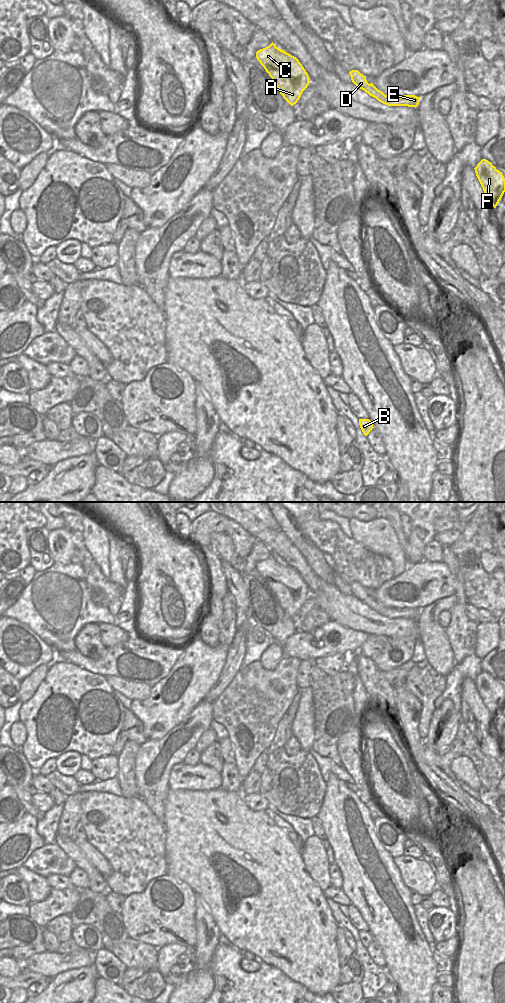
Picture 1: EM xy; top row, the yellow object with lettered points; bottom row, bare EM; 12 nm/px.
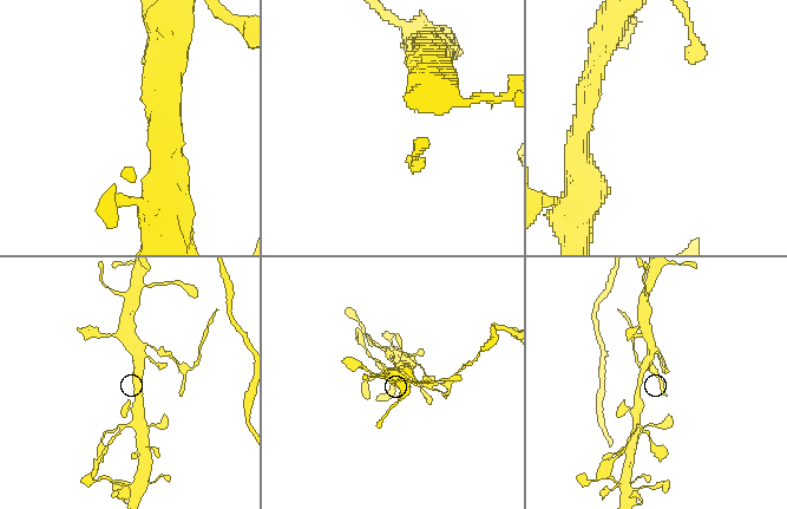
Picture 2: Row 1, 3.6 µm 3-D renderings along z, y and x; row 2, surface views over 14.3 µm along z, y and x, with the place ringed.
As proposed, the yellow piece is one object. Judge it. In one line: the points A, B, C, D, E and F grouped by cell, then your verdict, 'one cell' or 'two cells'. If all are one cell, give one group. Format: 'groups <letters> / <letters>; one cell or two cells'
groups A B C D / E F; two cells

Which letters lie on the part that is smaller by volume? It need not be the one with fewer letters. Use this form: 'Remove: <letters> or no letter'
Remove: E, F

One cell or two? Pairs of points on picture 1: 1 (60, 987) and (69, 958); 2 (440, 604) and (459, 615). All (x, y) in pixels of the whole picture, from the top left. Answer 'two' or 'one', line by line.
1: two
2: two

